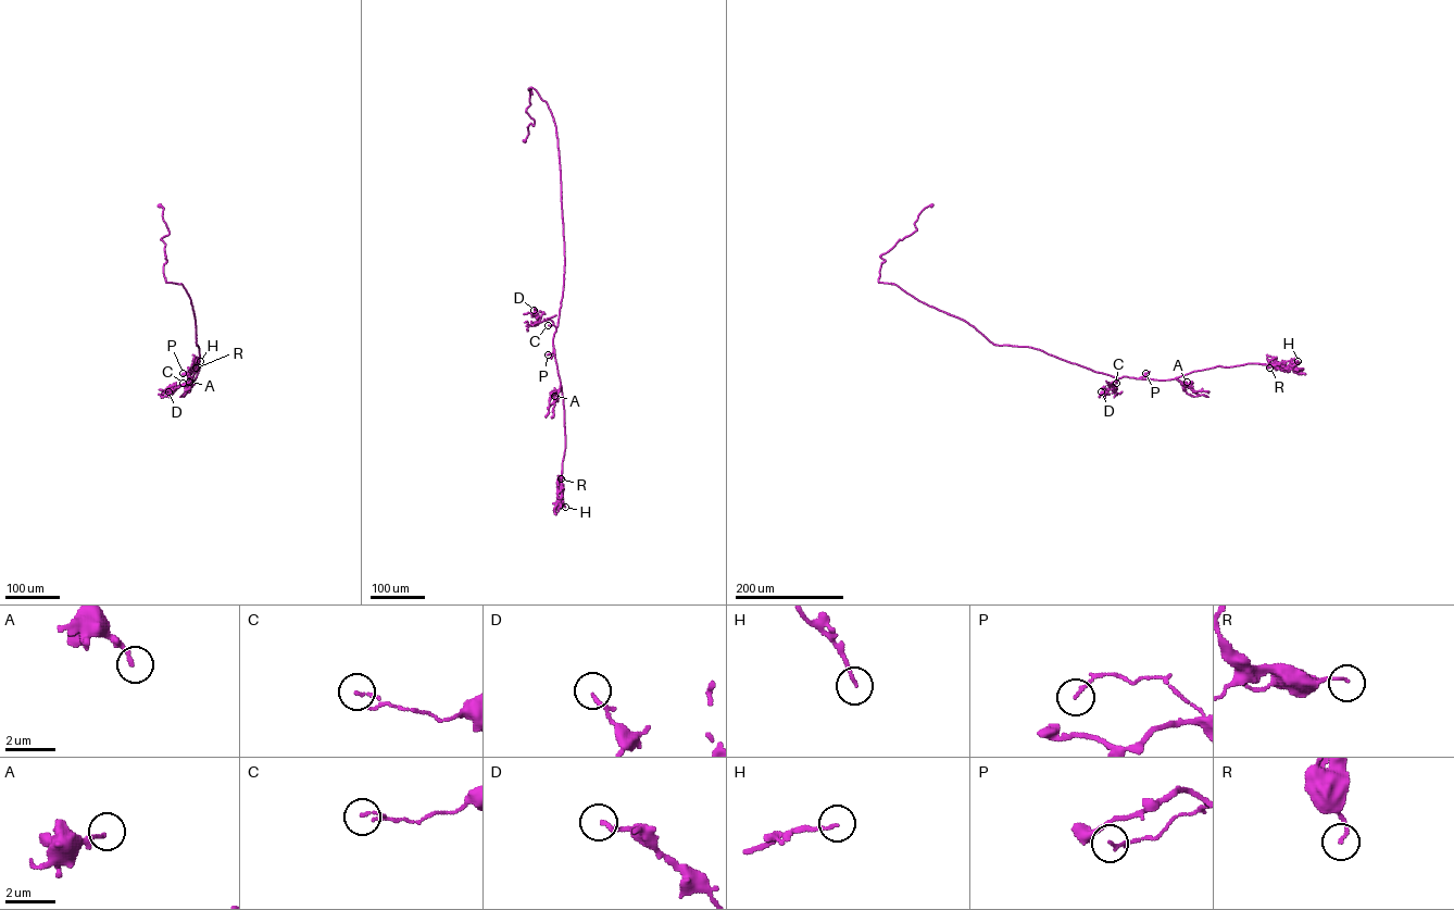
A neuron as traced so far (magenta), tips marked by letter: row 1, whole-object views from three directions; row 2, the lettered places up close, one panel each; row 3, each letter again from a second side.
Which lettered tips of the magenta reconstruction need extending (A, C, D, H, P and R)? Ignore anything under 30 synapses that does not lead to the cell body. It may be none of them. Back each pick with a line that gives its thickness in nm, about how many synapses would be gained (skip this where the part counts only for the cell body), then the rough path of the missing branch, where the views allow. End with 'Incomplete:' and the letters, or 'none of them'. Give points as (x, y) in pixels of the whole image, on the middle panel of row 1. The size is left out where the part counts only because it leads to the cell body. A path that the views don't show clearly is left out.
H: 130 nm thick; about 30 synapses
Incomplete: H

